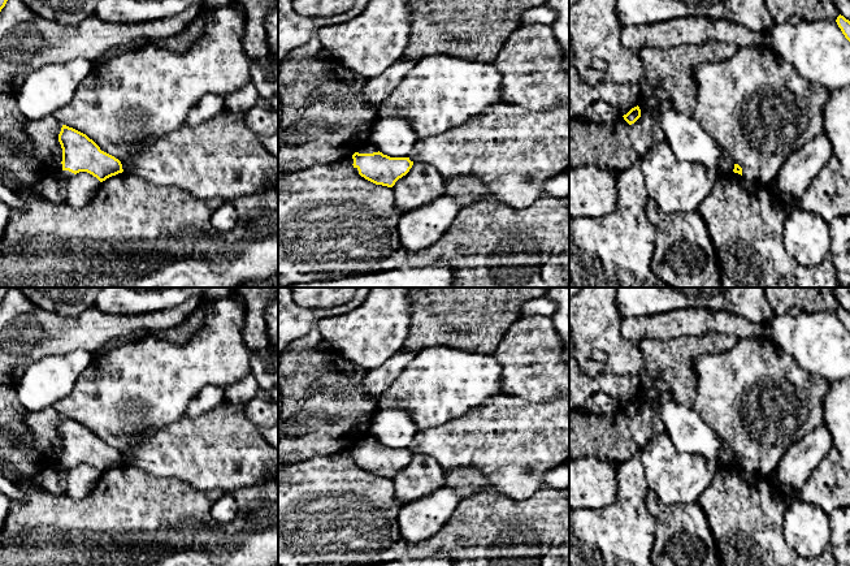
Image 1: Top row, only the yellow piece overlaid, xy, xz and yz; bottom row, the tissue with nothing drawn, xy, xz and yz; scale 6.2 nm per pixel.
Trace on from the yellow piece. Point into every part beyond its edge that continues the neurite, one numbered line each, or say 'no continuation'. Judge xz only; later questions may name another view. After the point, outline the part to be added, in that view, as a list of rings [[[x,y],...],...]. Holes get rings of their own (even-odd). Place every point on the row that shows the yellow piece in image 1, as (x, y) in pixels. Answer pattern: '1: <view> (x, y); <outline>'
1: xz (364, 148); [[[367,142],[367,143],[361,144],[360,147],[357,147],[356,152],[359,152],[359,154],[373,154],[373,152],[378,152],[378,150]]]

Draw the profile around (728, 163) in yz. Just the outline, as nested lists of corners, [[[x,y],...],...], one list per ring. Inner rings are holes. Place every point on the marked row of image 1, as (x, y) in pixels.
[[[721,148],[721,157],[723,157],[721,173],[725,174],[733,172],[736,161],[732,157],[732,155],[724,148]]]

